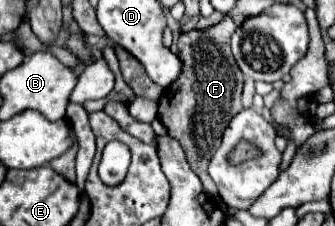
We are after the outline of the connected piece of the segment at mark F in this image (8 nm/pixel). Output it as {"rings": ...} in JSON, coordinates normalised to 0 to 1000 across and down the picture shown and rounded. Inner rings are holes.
{"rings":[[[669,71],[627,124],[543,142],[531,177],[531,248],[549,283],[543,327],[519,372],[490,389],[484,425],[472,434],[472,531],[501,566],[501,593],[537,628],[567,743],[591,770],[609,850],[627,876],[645,876],[651,841],[621,779],[621,708],[651,664],[687,531],[722,487],[716,416],[728,345],[687,230],[687,159],[704,124],[704,97],[687,71]]]}

